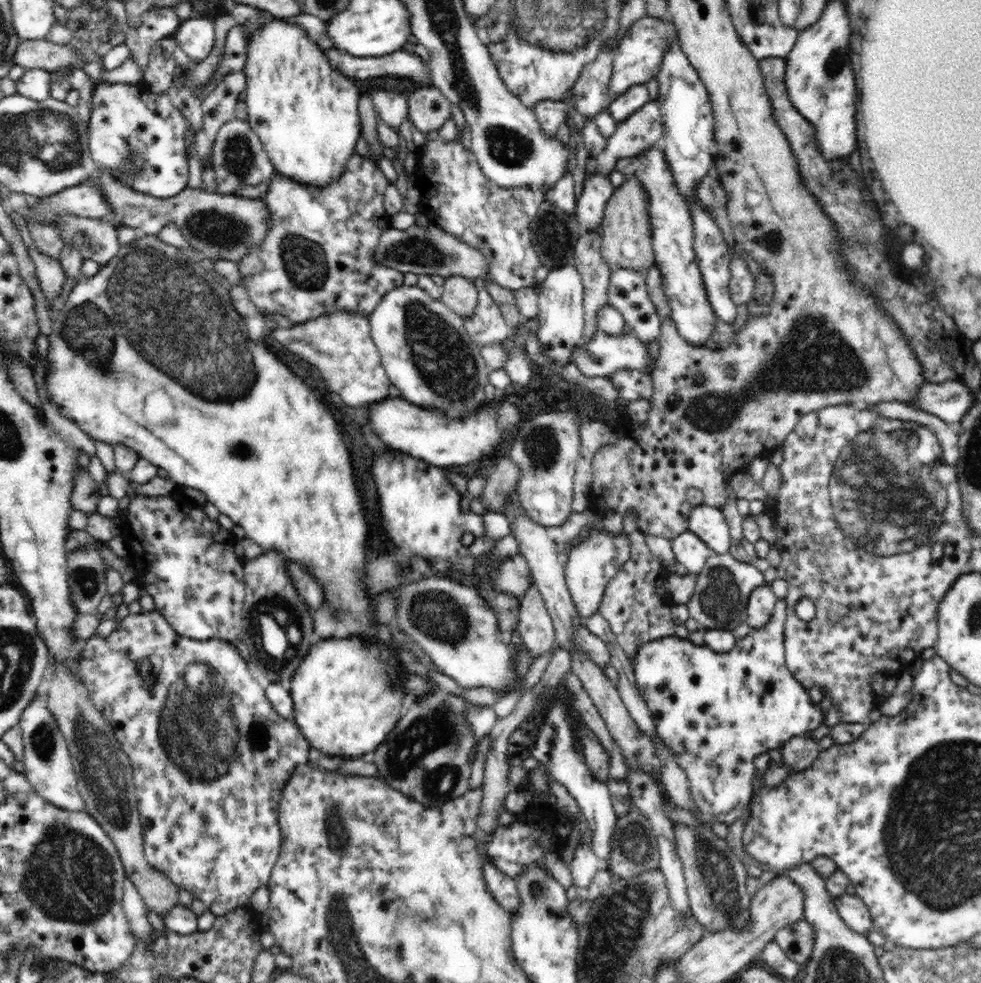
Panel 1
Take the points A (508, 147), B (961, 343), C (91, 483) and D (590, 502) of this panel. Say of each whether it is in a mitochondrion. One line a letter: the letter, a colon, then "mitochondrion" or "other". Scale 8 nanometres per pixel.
A: mitochondrion
B: other
C: other
D: other

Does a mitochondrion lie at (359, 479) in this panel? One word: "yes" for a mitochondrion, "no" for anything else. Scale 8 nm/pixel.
no

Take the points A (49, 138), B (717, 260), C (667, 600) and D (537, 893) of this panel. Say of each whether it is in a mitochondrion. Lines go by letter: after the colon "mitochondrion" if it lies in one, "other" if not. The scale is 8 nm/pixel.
A: mitochondrion
B: other
C: other
D: mitochondrion

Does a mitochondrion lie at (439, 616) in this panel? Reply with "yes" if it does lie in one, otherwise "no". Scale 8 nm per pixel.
yes

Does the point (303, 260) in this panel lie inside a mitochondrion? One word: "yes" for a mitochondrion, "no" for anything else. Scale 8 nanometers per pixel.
yes

